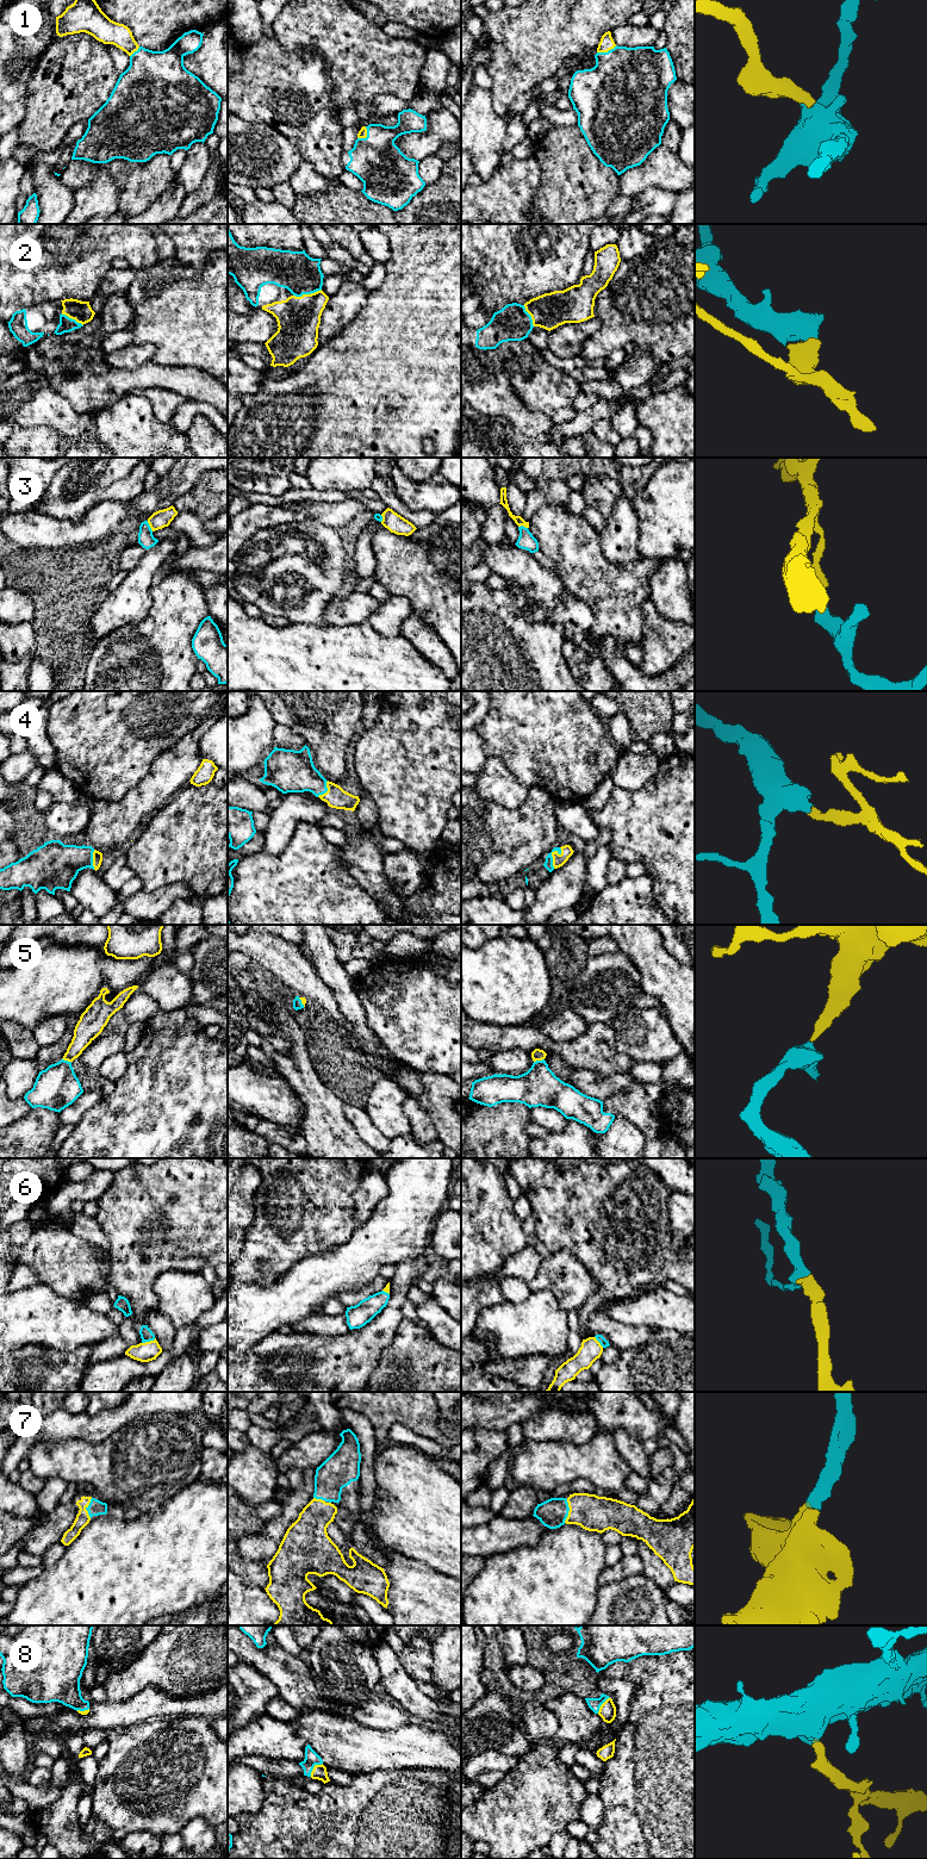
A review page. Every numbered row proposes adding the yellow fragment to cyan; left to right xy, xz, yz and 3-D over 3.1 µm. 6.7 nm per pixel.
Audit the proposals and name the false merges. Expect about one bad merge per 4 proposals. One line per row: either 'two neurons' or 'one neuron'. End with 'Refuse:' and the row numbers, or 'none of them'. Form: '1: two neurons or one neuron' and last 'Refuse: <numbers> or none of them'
1: one neuron
2: one neuron
3: two neurons
4: one neuron
5: one neuron
6: one neuron
7: one neuron
8: one neuron
Refuse: 3

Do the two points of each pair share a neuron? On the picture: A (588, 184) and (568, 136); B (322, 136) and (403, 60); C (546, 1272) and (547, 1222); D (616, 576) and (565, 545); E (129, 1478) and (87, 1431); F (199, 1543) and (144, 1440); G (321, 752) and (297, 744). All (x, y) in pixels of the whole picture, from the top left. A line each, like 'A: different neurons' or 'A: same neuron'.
A: same neuron
B: different neurons
C: different neurons
D: same neuron
E: different neurons
F: different neurons
G: different neurons

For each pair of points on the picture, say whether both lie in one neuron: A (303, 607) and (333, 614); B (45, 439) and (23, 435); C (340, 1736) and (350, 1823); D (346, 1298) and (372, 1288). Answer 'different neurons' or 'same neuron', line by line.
A: different neurons
B: same neuron
C: different neurons
D: same neuron

